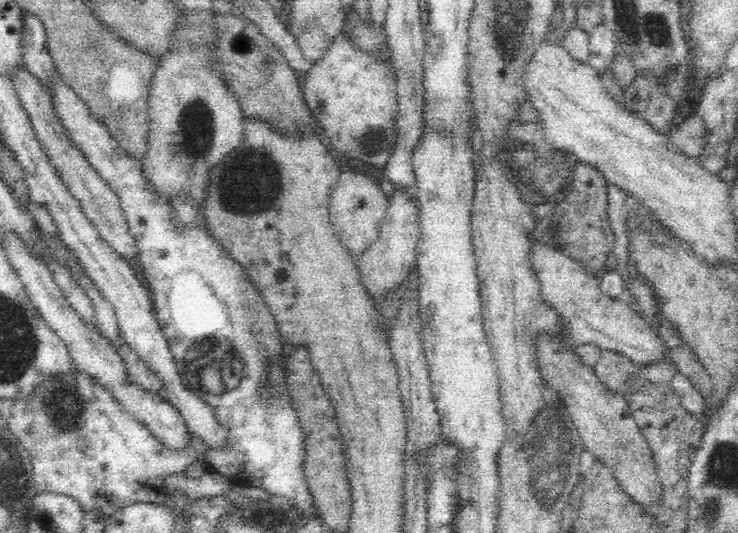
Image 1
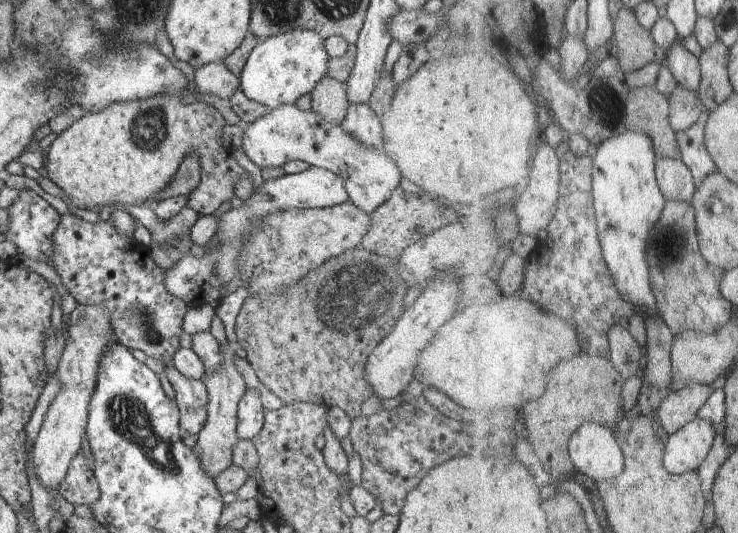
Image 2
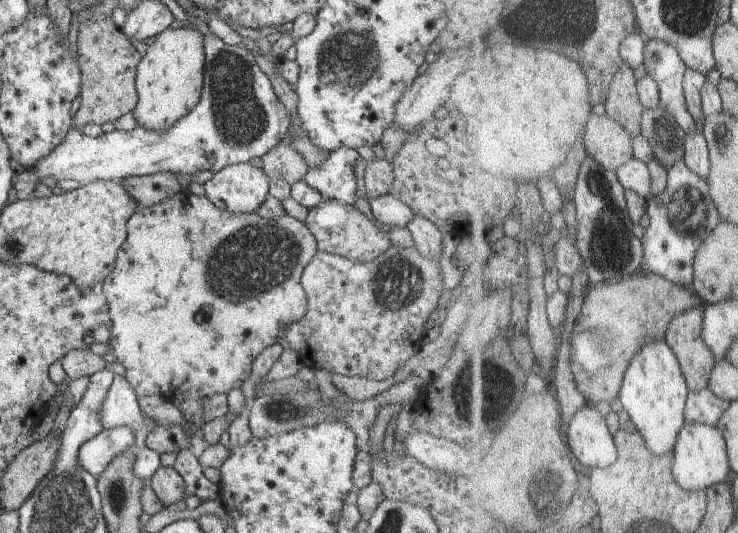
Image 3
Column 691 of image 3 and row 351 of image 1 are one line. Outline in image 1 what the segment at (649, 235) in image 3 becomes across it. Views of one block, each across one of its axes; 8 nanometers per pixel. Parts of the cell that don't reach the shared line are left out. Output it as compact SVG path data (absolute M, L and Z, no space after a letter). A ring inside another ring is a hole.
M59 78L56 81L58 104L54 102L54 106L61 122L68 127L78 147L86 153L88 161L118 195L128 217L130 230L136 237L139 254L146 267L147 281L154 293L154 321L166 343L180 387L209 406L213 428L223 433L223 437L215 443L198 436L198 442L194 442L193 447L196 460L207 462L211 470L220 472L224 477L254 478L264 494L285 495L293 499L293 505L307 507L312 499L299 467L303 453L301 428L287 390L285 364L289 344L282 336L277 319L259 287L247 277L243 267L214 241L204 226L188 234L169 230L166 202L158 203L144 190L143 178L140 178L135 160L122 158L103 126L89 120L82 101L67 92Z

